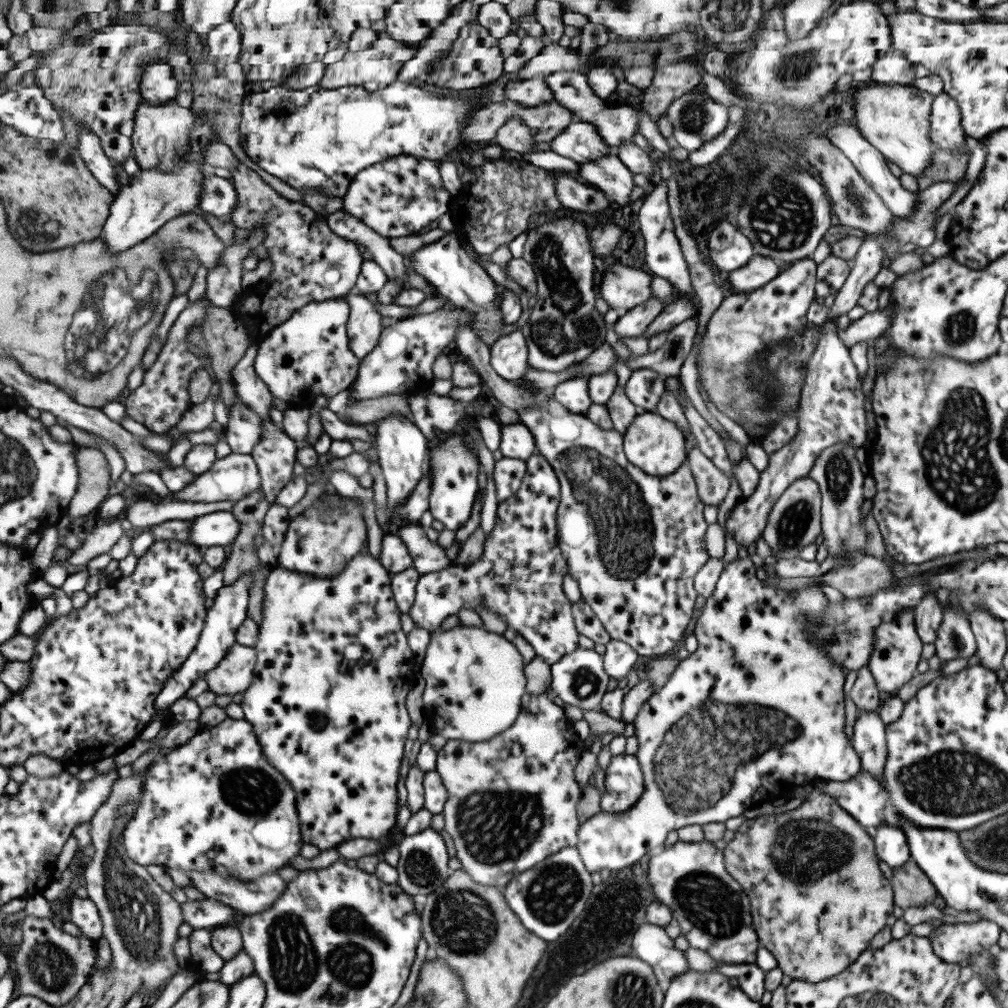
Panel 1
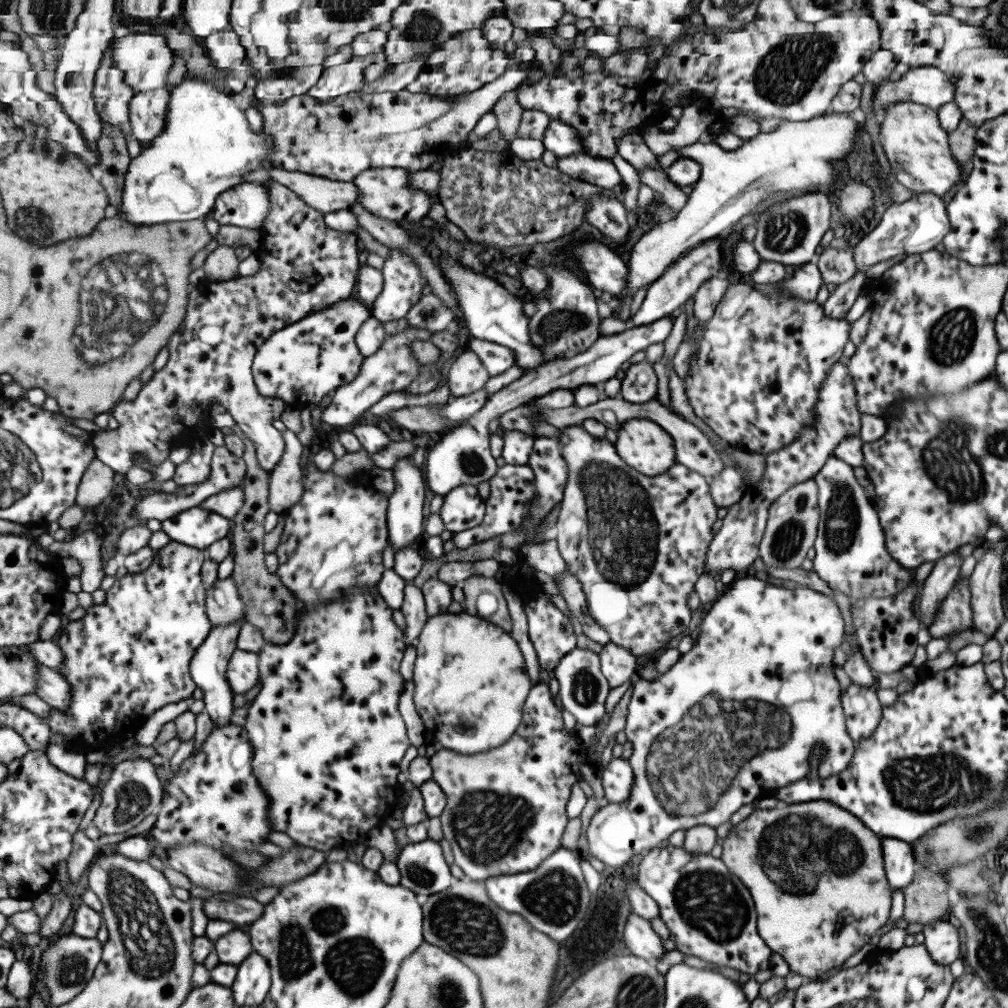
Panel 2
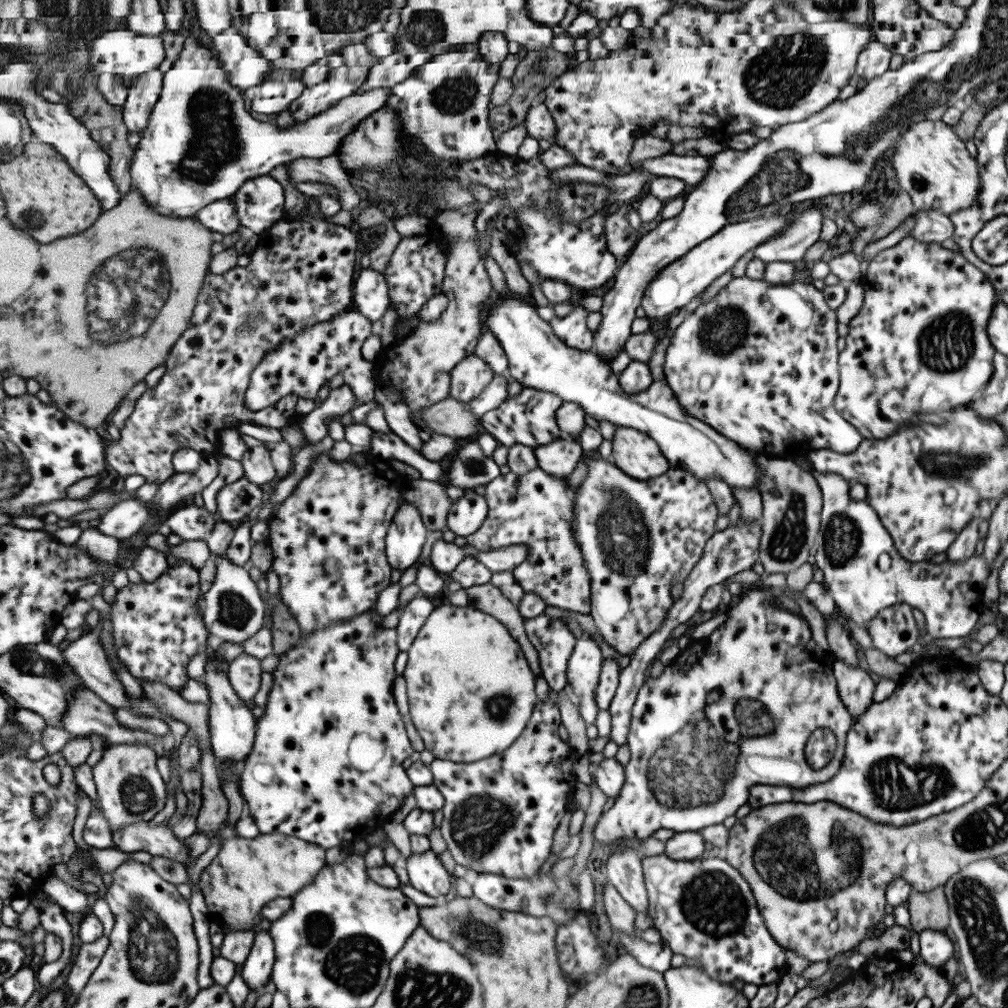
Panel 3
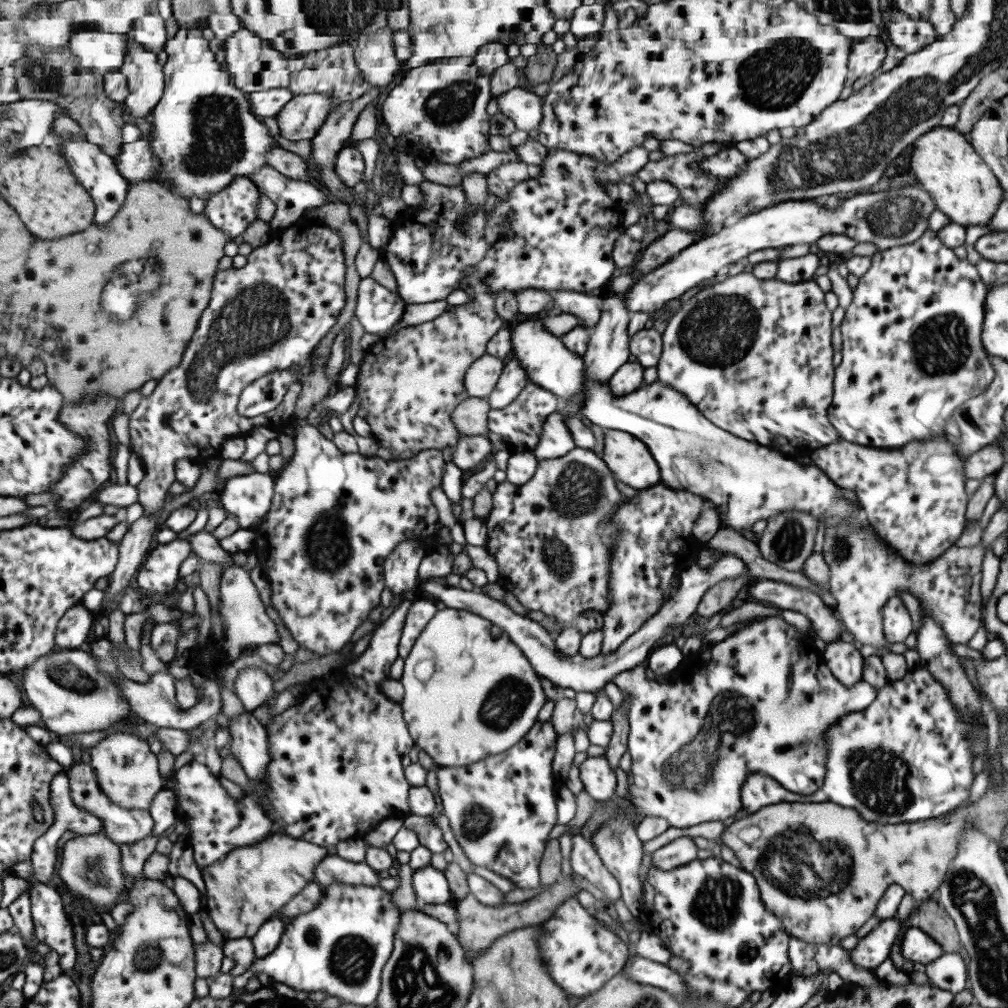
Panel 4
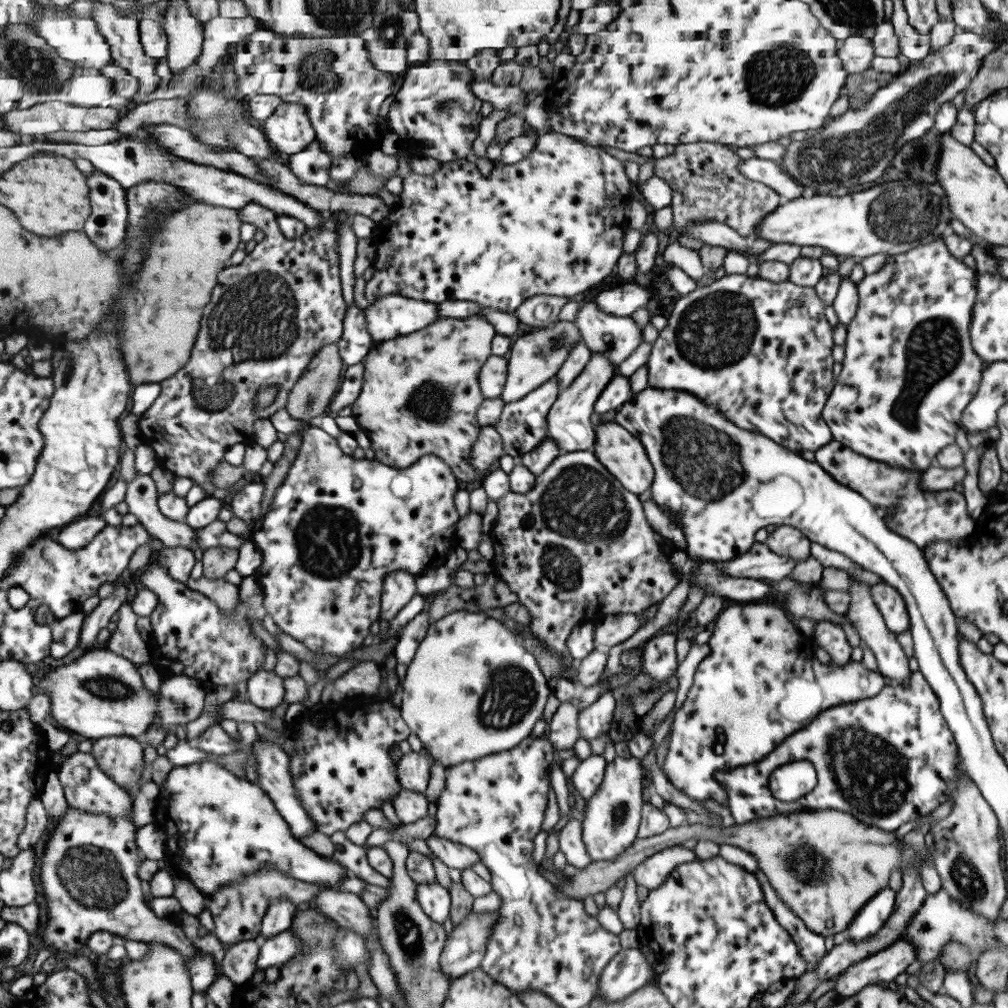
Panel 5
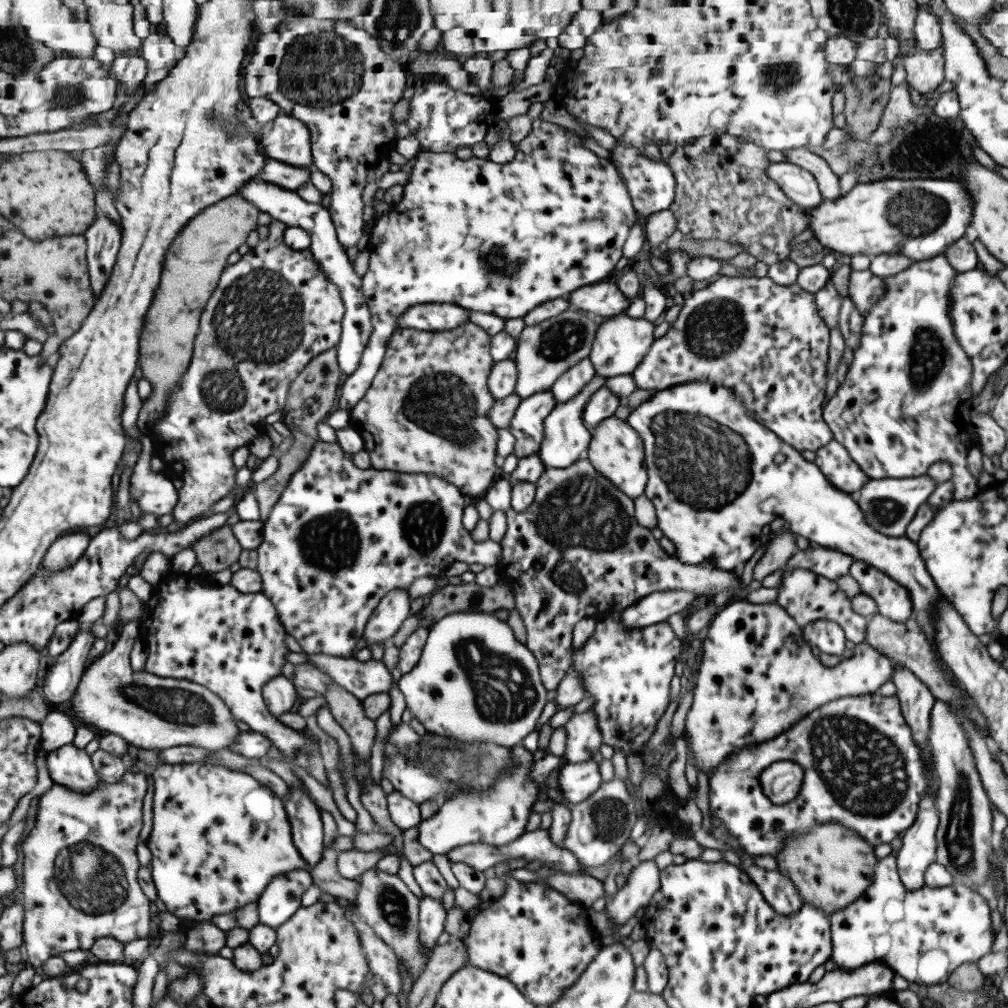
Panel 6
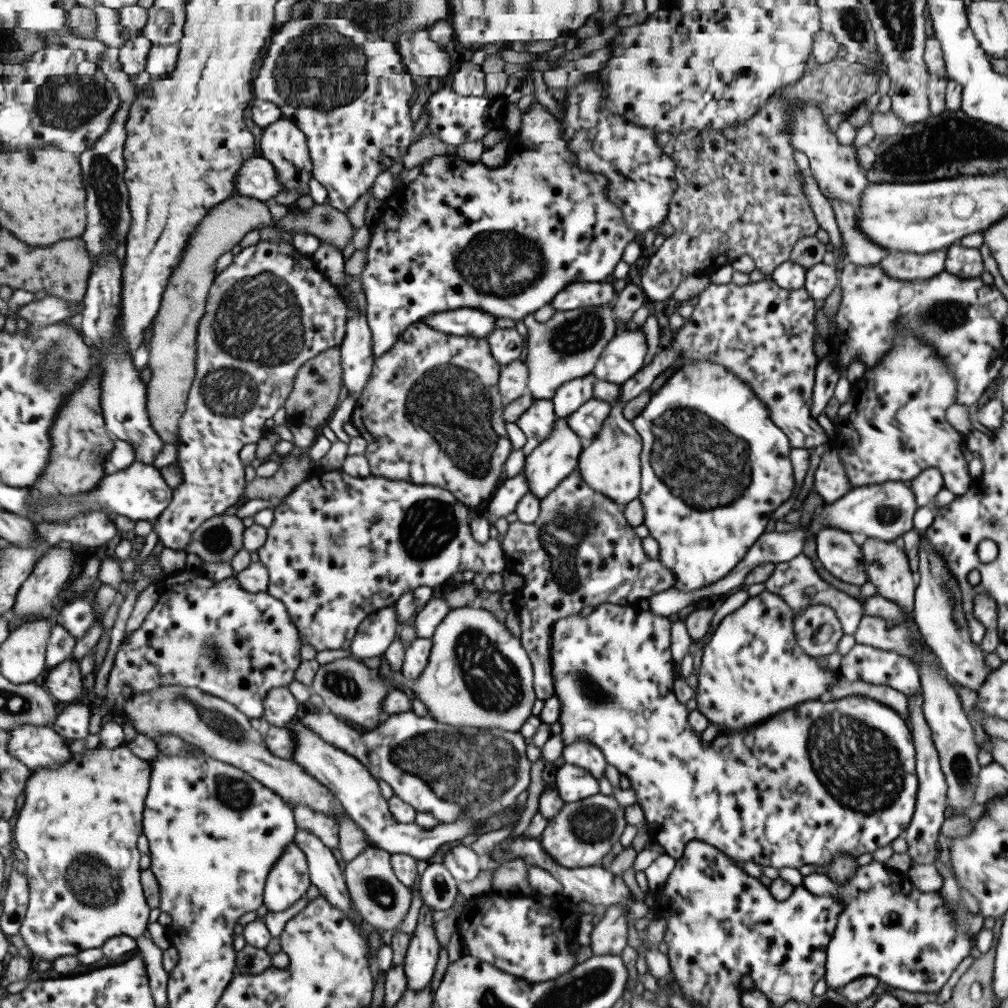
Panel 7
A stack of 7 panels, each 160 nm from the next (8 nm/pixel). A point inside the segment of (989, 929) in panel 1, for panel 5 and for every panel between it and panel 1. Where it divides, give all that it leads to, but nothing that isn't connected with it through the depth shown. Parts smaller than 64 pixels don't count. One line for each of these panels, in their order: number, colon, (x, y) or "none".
2: (940, 939)
3: (935, 947)
4: (915, 946)
5: (886, 964)

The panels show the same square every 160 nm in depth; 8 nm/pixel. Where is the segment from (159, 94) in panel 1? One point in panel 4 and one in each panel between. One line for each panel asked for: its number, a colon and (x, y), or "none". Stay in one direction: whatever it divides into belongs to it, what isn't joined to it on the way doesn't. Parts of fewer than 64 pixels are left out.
2: (146, 59)
3: (123, 52)
4: (104, 52)

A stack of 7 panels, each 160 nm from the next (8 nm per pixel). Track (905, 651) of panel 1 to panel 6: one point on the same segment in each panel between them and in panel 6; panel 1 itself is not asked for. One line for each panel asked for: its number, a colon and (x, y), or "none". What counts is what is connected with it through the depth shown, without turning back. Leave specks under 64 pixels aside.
2: (885, 628)
3: (892, 630)
4: (896, 625)
5: (889, 603)
6: (892, 601)

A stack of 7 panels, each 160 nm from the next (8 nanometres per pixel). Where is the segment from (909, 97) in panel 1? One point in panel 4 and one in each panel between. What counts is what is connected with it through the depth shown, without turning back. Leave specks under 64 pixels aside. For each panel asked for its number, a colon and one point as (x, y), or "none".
2: (916, 147)
3: (931, 164)
4: (961, 185)

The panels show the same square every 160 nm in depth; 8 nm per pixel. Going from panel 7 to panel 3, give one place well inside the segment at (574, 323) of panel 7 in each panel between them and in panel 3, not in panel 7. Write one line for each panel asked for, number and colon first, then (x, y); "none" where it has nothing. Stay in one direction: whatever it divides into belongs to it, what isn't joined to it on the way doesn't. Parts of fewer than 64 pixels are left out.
3: (495, 394)
4: (513, 379)
5: (536, 356)
6: (545, 351)

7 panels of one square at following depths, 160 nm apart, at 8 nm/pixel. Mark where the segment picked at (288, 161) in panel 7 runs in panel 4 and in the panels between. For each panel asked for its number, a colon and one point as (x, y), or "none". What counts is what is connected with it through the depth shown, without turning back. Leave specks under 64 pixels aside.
4: (303, 117)
5: (290, 129)
6: (288, 139)

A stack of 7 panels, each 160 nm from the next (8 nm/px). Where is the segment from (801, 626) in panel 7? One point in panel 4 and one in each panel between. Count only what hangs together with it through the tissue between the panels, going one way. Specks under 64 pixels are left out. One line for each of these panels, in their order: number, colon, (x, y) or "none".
4: (843, 660)
5: (827, 635)
6: (827, 636)

